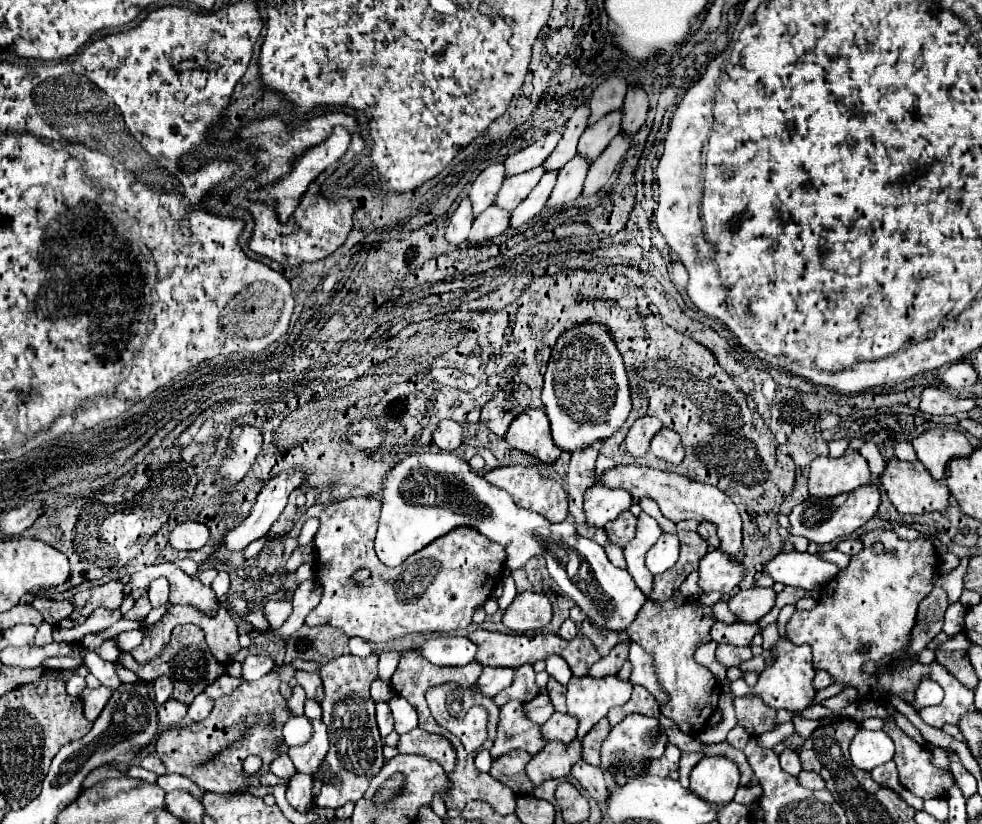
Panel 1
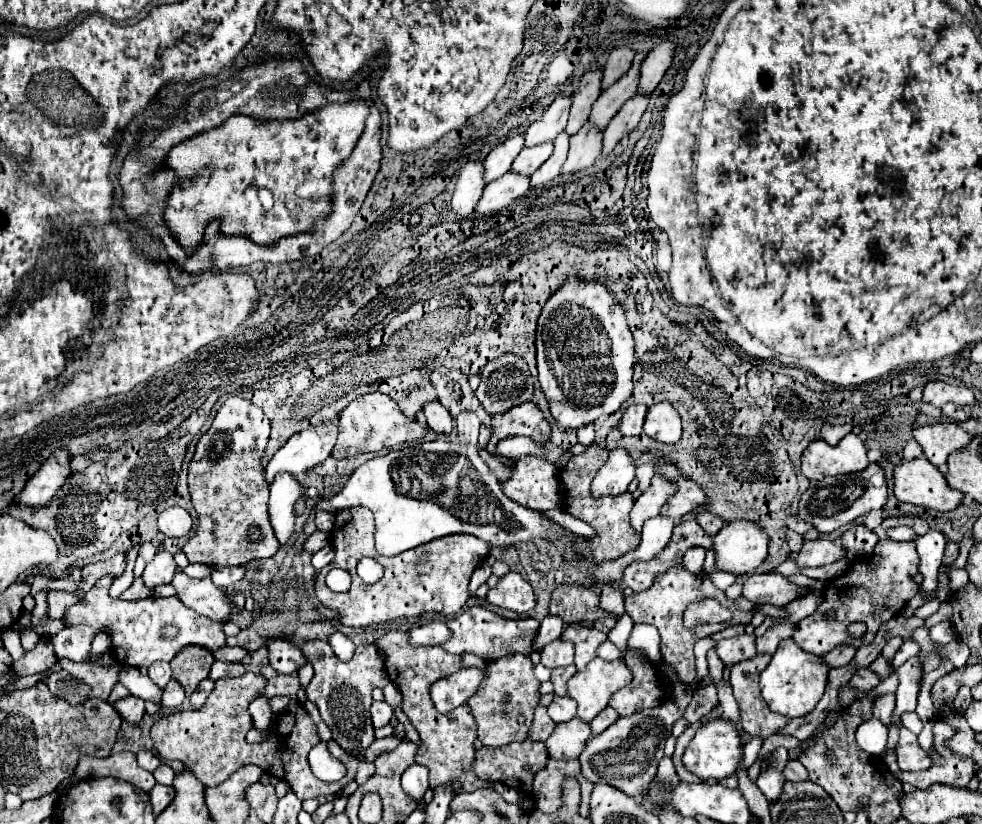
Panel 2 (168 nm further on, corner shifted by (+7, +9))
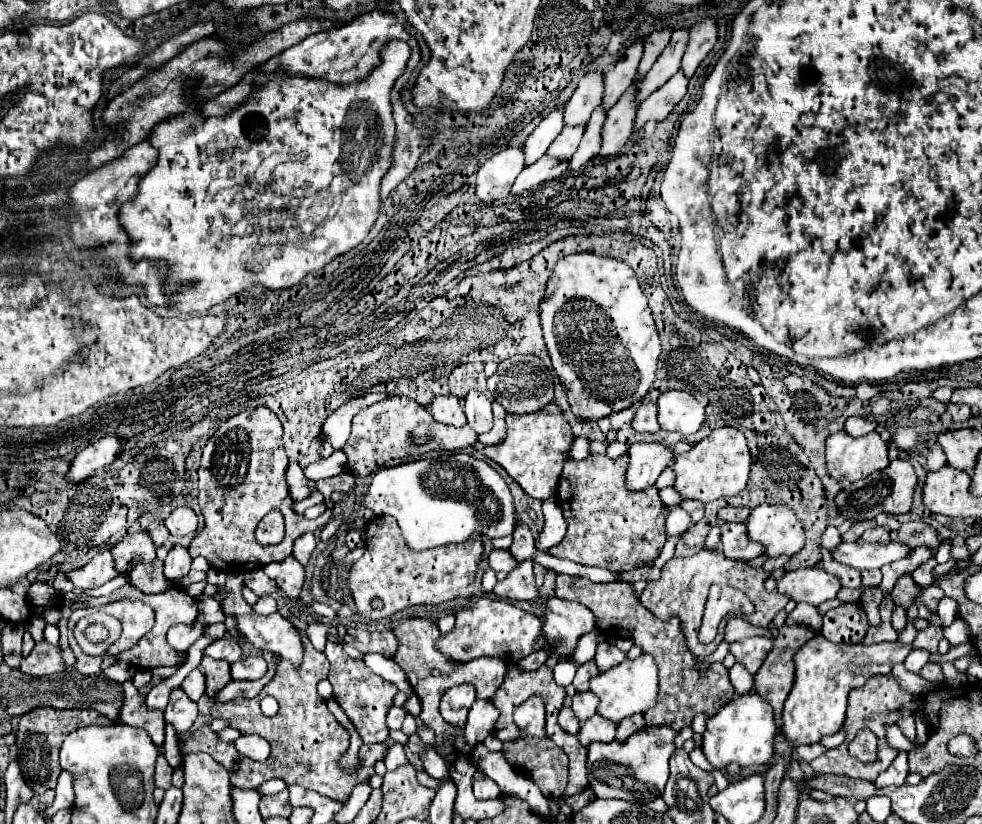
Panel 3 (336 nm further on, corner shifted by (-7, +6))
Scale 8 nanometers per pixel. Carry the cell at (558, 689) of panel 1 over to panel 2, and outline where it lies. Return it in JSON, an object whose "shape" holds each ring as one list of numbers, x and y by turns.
{"shape":[[568,665,568,667,560,667,560,669,554,669,552,671,552,685,554,685,554,695,560,695,564,697,566,695,566,681,576,673,576,667,574,665]]}

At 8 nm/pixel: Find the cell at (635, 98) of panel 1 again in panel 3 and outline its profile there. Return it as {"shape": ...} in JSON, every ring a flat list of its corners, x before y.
{"shape":[[704,18,690,30,690,46,682,58,682,70,686,76,692,76,700,62,710,54,718,40,718,26,714,18]]}

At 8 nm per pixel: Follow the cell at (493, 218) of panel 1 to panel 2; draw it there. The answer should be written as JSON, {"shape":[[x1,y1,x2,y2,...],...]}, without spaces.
{"shape":[[506,173,500,179,486,185,482,199,478,201,474,213,494,215,504,211,510,203,520,199,528,191,528,177]]}

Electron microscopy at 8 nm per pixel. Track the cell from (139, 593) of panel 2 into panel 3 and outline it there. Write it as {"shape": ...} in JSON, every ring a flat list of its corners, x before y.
{"shape":[[154,558,152,562,140,562,136,568,130,572,132,586,136,586,142,592,162,592,170,584,162,574,162,560]]}

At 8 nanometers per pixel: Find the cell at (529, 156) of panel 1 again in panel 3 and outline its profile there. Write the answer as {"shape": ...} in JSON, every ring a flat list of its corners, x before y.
{"shape":[[588,72,566,102,566,124,582,124,600,106,604,96,604,72]]}

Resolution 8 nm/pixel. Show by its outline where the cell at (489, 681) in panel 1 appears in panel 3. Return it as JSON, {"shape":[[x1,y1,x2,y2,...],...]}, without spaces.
{"shape":[[472,684,450,688,442,696,442,702,440,702,442,718,452,726,462,728,466,724,466,716,468,716,470,706,474,704,474,700,476,700,476,690,472,688]]}

